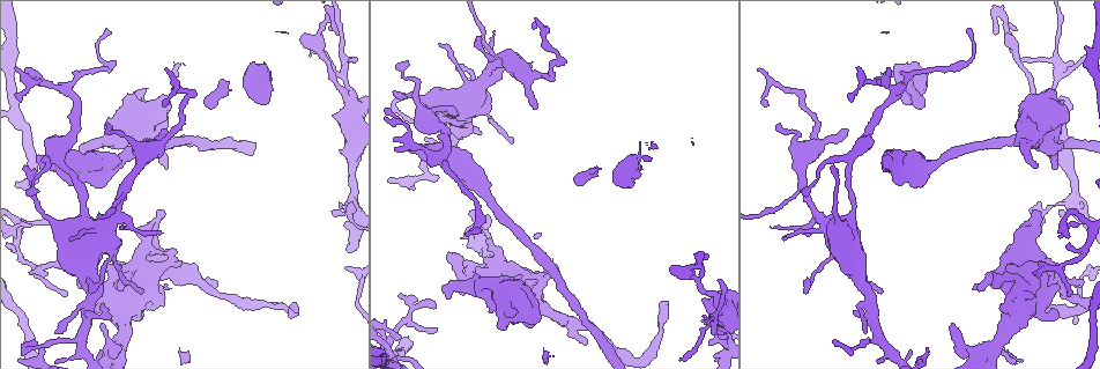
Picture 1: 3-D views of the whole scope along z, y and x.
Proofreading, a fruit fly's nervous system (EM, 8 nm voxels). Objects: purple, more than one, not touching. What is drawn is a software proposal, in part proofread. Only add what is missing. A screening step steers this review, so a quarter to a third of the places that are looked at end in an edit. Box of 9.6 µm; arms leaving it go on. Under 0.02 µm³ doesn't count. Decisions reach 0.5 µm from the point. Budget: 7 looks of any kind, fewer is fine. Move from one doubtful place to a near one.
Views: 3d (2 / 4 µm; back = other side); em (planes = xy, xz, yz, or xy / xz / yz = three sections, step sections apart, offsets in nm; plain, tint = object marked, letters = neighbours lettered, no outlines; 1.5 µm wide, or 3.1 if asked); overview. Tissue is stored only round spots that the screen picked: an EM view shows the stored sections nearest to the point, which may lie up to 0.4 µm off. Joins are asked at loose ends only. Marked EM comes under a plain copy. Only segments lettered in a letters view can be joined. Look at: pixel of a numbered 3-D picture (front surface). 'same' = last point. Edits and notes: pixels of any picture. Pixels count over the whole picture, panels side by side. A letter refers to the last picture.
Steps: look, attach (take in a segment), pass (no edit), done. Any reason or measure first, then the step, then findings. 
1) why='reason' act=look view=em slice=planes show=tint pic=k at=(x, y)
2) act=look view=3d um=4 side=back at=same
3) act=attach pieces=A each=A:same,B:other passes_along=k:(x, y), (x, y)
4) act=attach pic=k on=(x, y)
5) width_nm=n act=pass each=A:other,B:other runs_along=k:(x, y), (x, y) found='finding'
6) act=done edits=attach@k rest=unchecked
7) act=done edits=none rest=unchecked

why='thick end' act=look view=3d um=4 pic=1 at=(883, 157)

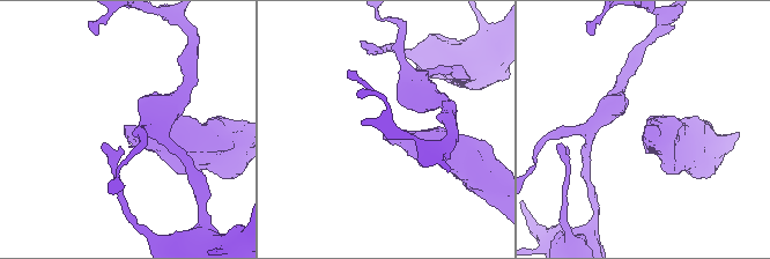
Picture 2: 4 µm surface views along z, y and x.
why='shape alone is not enough' act=look view=em slice=planes show=letters pic=2 at=(124, 128)

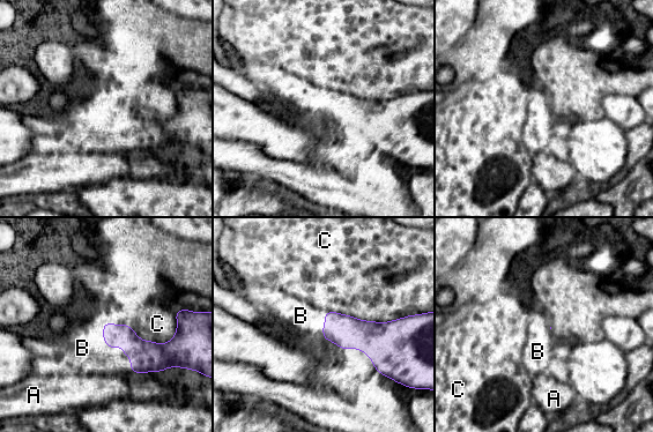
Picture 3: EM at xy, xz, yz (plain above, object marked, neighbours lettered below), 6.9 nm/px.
act=attach pieces=B each=A:other,B:same,C:other passes_along=3:(146, 356), (116, 347), (82, 348) found='it goes on there'

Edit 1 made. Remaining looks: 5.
why='branch stops here' act=look view=3d um=2 pic=1 at=(391, 113)

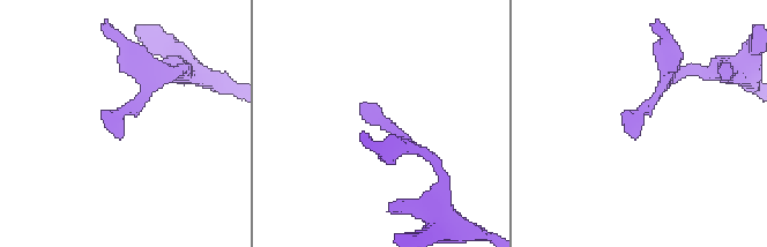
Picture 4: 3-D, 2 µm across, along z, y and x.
act=look view=em slice=xz step=8 show=tint pic=4 at=(378, 120)

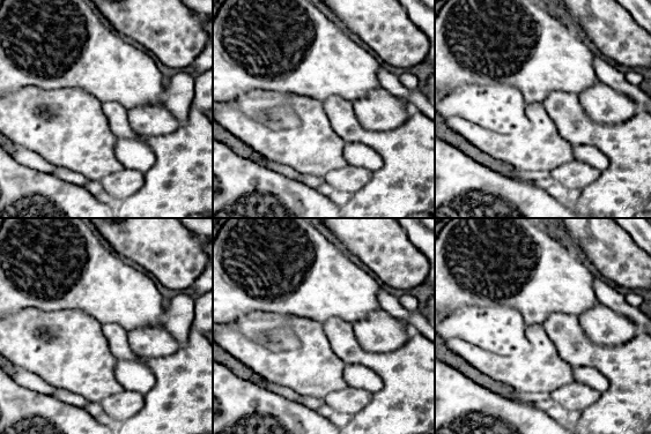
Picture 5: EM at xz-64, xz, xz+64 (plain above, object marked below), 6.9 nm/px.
why='cut it another way' act=look view=em slice=planes show=letters at=same

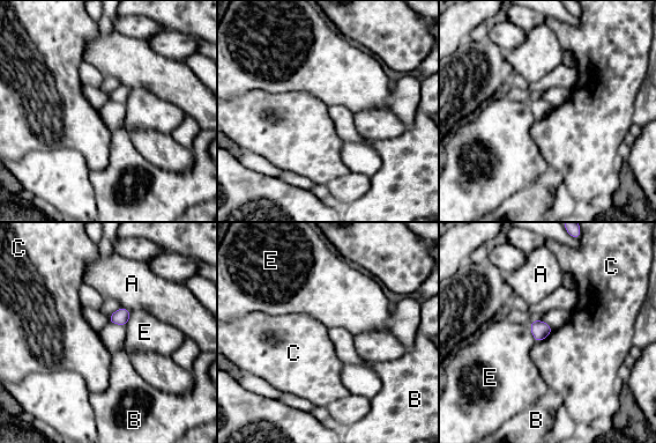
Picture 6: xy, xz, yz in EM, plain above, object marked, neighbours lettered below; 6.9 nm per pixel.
width_nm=110 act=pass each=A:other,B:other,C:other,E:other border=6:(529, 325), (535, 341) found='no lettered segment goes on from it'

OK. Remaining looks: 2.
why='see it whole again' act=look view=overview

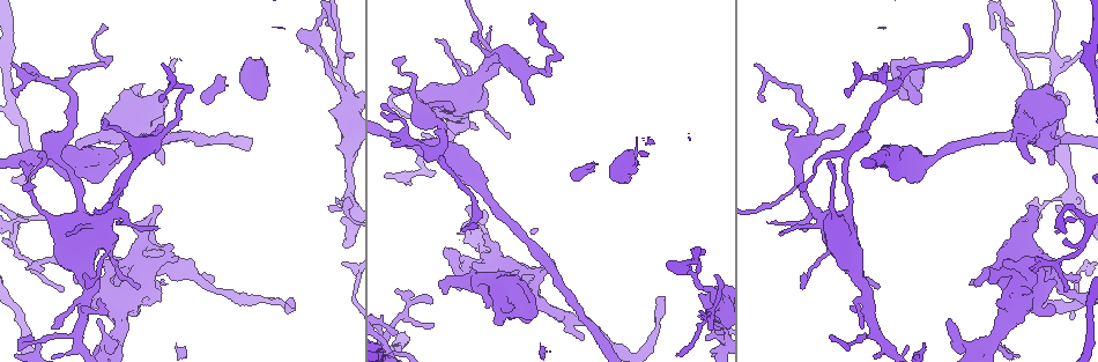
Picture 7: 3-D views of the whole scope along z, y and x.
why='branch stops here' act=look view=em um=3.1 slice=planes show=letters pic=7 at=(118, 285)

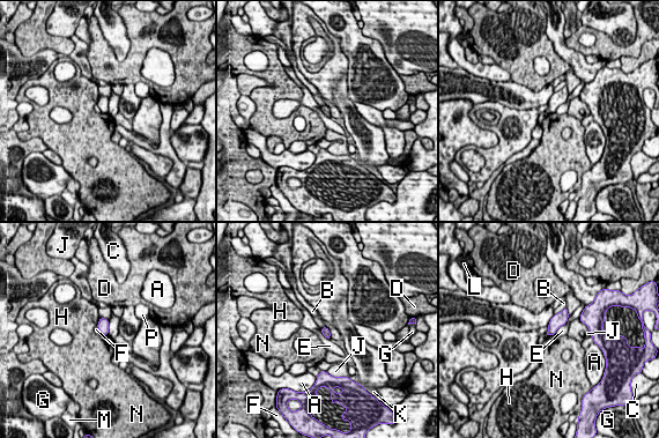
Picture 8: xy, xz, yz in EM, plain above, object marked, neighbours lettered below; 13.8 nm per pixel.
longest_contact=E:320nm act=pass each=A:other,B:other,C:other,D:other,E:other,F:other,G:other,H:other,J:other,K:other,L:other,M:other,N:other,P:other border=8:(325, 325), (331, 339) found='no lettered segment goes on from it'

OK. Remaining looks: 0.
act=done edits=attach@3 rest=unchecked

